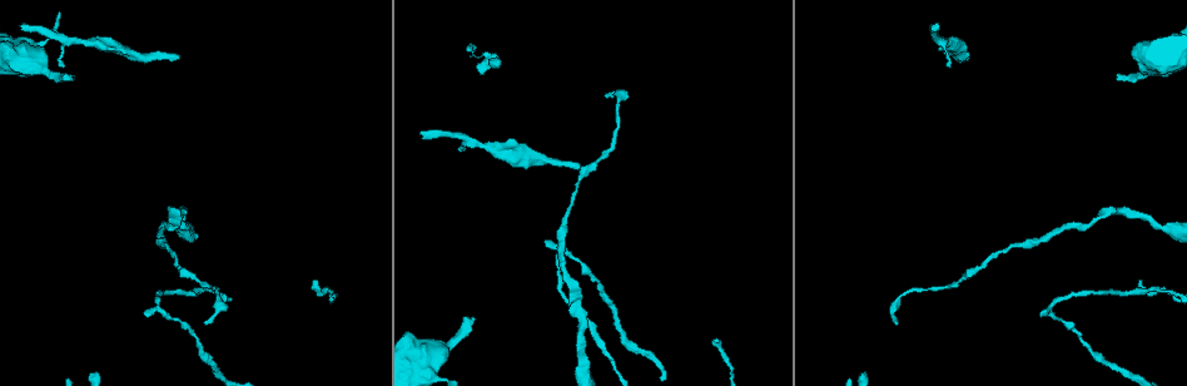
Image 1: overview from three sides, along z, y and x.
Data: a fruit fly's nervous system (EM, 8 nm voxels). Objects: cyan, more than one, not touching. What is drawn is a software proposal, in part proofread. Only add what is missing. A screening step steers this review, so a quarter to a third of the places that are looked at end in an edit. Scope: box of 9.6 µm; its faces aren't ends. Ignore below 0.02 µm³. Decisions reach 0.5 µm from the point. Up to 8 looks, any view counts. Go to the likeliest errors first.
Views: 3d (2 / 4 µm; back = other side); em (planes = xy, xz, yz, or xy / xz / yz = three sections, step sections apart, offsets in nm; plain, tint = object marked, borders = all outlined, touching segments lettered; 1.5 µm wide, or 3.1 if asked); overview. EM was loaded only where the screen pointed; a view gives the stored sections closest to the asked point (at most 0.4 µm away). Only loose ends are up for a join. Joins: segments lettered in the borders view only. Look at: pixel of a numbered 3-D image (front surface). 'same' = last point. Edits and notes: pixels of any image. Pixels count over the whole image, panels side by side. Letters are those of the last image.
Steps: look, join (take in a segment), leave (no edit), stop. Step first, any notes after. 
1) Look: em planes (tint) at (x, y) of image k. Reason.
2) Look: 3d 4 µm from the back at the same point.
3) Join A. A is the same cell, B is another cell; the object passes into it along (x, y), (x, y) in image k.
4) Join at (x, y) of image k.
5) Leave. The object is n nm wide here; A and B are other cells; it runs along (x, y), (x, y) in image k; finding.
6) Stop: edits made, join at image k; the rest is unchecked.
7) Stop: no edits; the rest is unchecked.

Look: 3d 4 µm at (937, 24) of image 1. Branch stops here.

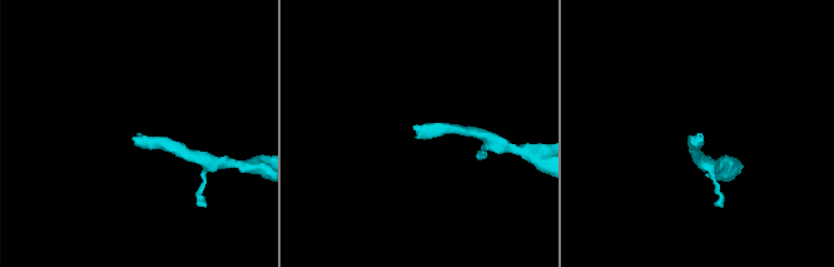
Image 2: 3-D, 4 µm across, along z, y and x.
Look: em xz step 4 (tint) at (139, 135) of image 2. Now the EM.

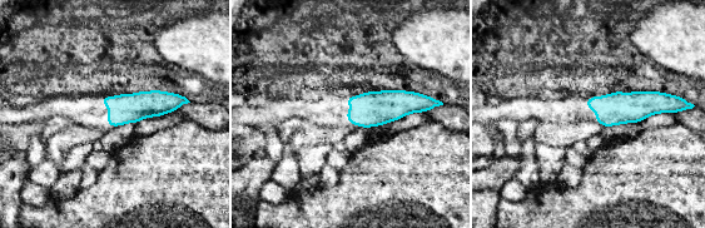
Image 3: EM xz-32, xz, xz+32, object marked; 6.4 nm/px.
Look: em planes (borders) at the same point. Another direction.

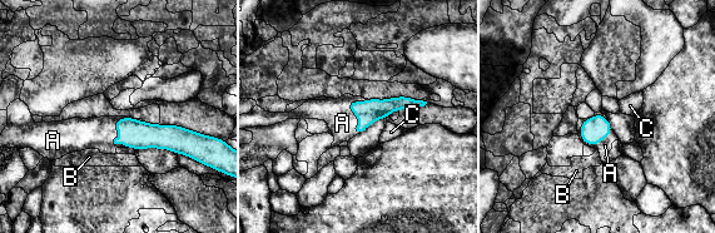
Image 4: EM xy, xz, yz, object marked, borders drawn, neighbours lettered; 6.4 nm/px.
Join A. A is the same cell, B and C are other cells; the object passes into it along (368, 112), (349, 109), (342, 123) in image 4; it goes on there.

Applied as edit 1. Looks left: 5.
Look: overview.

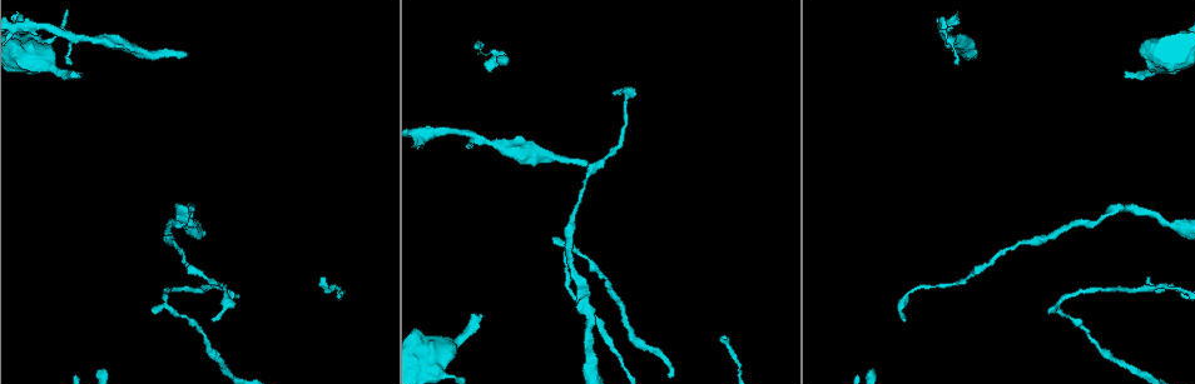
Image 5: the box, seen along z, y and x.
Look: 3d 4 µm from the back at (79, 77) of image 5. Free end.

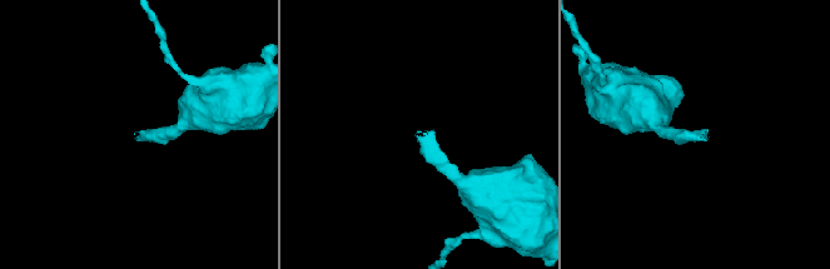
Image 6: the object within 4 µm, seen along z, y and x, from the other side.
Look: em xy step 8 (tint) at (142, 139) of image 6.

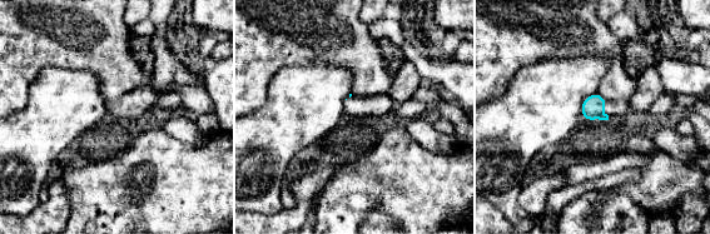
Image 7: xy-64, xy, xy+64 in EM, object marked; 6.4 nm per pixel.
Look: em planes (borders) at the same point. Cut it another way.

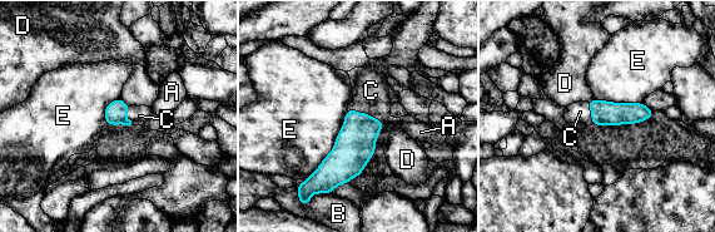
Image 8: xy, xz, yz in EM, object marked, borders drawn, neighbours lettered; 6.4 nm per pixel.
Join C. C is the same cell, A, B, D and E are other cells; the neuron continues.

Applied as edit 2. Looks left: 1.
Stop: edits made, join at image 4, join at image 8; the rest is unchecked.

